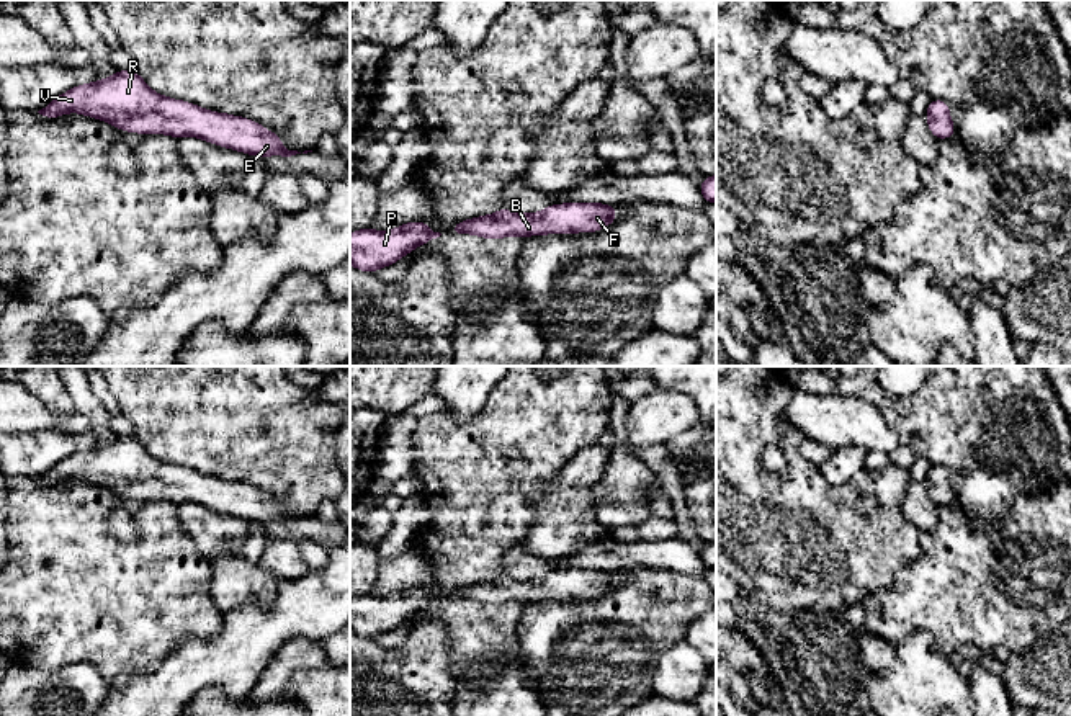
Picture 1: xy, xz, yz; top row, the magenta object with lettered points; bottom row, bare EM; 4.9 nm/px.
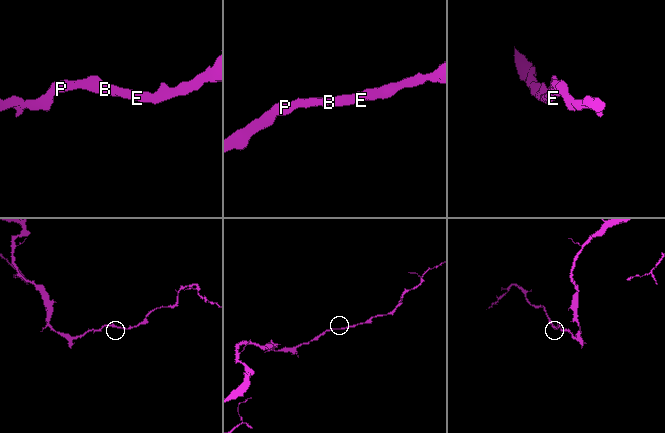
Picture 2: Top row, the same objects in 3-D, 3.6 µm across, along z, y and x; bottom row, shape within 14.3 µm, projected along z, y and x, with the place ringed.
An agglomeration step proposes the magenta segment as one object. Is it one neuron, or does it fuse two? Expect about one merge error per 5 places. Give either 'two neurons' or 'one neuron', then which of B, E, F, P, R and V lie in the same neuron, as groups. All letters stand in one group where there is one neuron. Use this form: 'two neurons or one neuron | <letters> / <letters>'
one neuron | B E F P R V

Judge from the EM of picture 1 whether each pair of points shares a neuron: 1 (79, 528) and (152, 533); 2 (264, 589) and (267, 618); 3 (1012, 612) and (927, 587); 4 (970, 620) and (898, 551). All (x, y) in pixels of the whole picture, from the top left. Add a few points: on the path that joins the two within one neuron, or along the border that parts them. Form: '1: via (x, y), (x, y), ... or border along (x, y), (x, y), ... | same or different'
1: via (97, 546), (100, 550), (136, 550) | same
2: border along (278, 582), (268, 605), (249, 600), (228, 613) | different
3: via (991, 592), (949, 590) | same
4: border along (923, 553), (906, 563), (891, 584), (880, 587) | different

